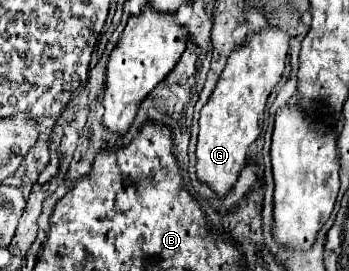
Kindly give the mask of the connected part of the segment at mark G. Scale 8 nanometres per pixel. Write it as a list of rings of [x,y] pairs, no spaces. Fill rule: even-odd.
[[[265,28],[245,44],[233,50],[229,62],[199,118],[199,140],[197,140],[197,180],[207,184],[217,198],[223,198],[233,190],[239,172],[245,166],[249,146],[259,138],[265,104],[285,68],[285,56],[289,50],[289,34],[279,28]]]

